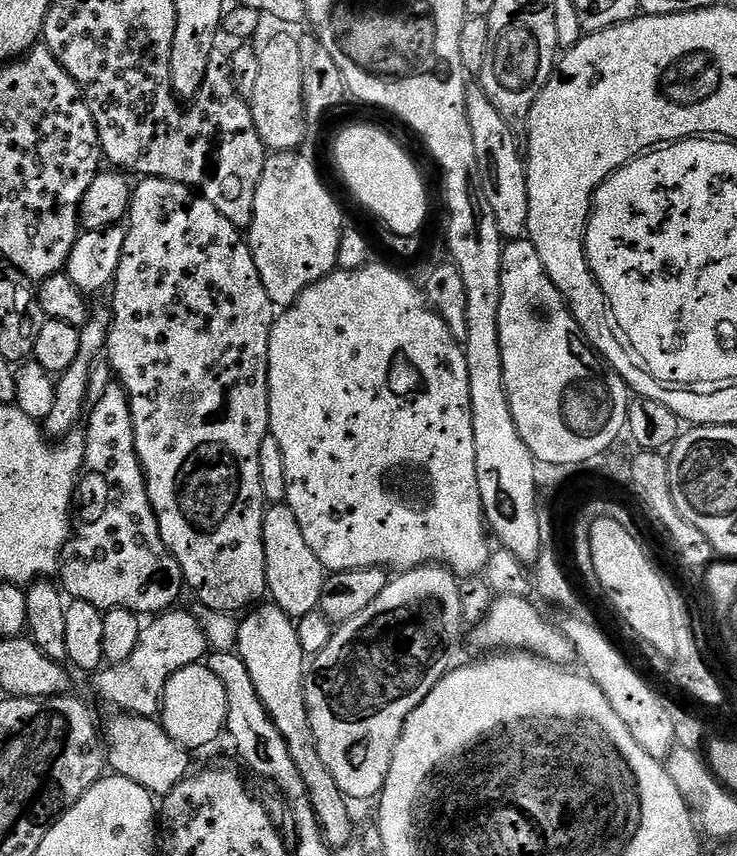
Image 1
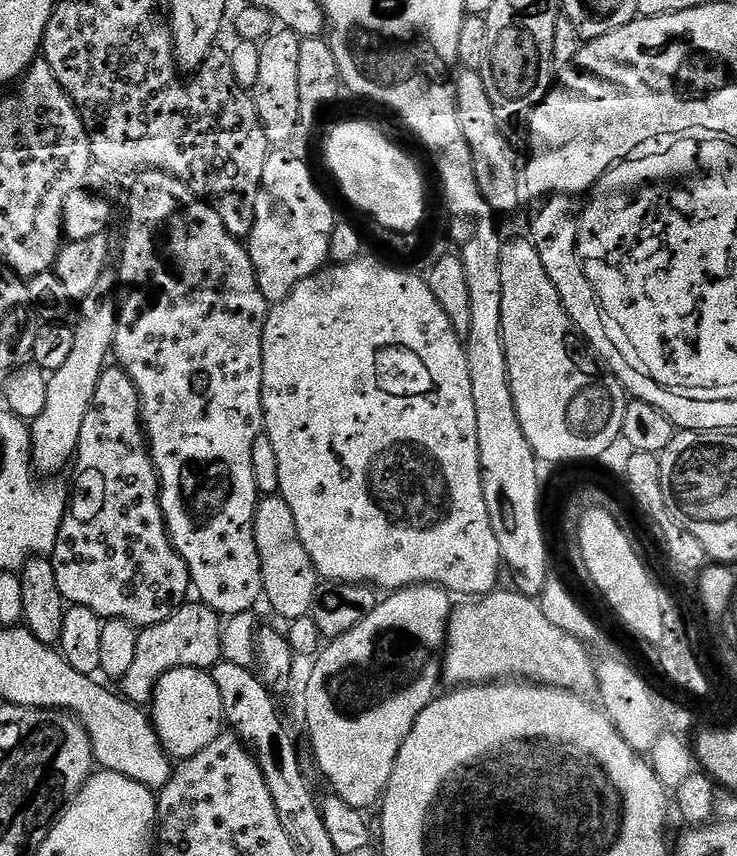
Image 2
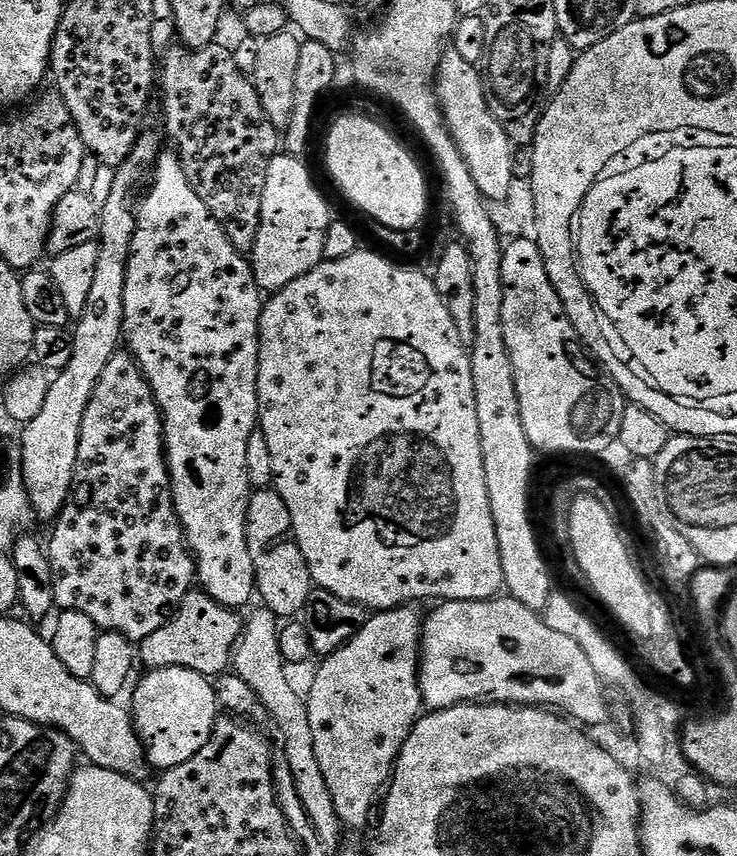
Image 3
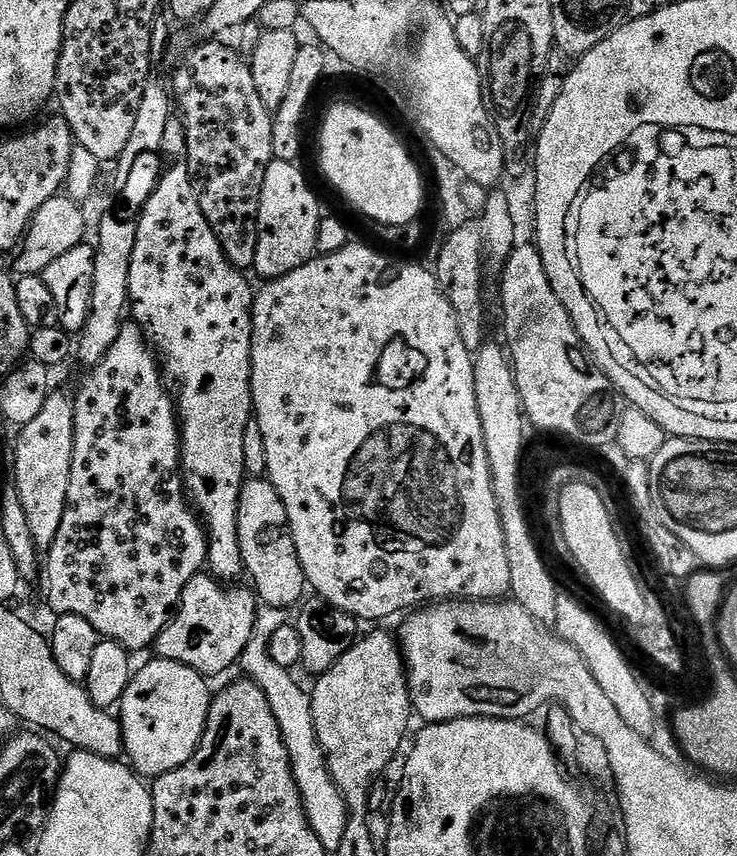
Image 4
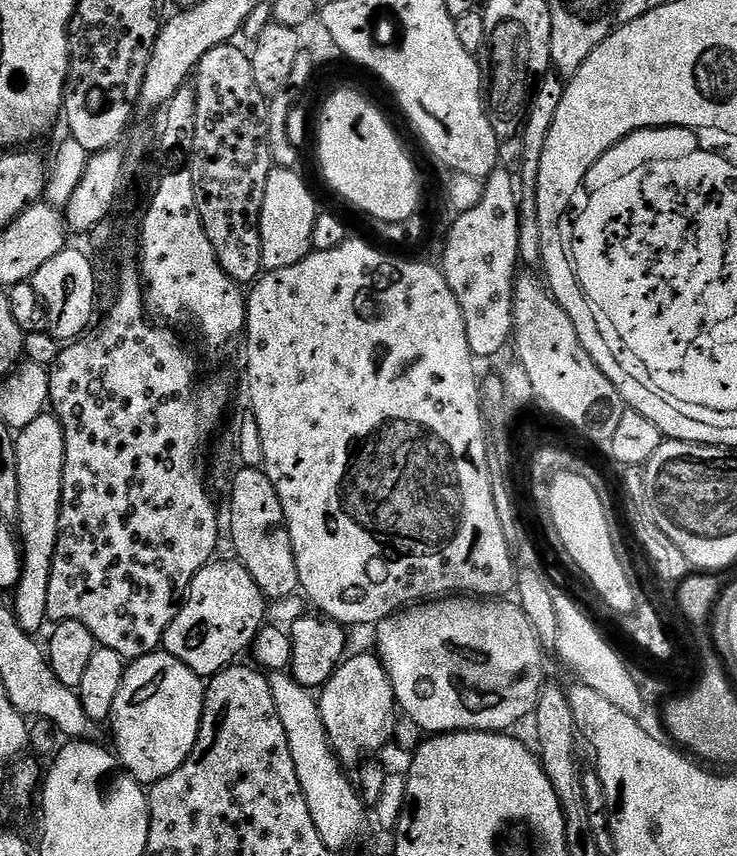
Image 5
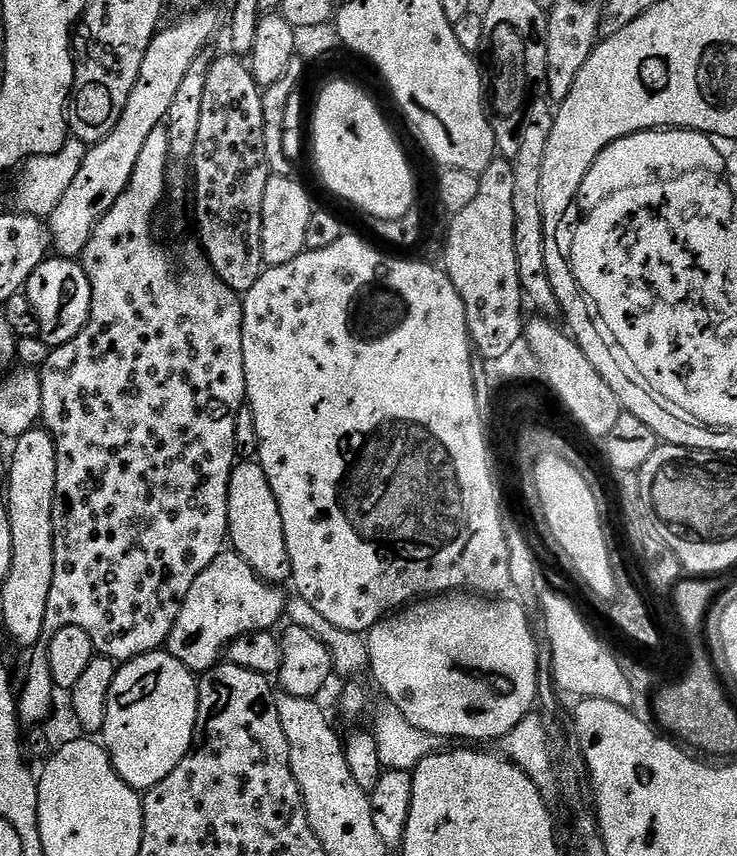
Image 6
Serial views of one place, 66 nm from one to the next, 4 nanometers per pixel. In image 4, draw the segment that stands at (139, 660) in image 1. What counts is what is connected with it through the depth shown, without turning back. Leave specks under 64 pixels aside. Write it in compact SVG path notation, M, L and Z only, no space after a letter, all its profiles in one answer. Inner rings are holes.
M208 574L186 582L172 621L158 634L154 652L159 659L185 664L205 678L220 676L231 664L235 665L252 637L257 597L251 587L225 586Z

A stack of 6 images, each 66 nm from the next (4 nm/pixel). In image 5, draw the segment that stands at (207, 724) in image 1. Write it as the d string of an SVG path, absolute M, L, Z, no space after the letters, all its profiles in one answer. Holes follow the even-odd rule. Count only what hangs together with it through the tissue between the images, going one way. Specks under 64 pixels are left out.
M163 650L131 661L125 667L122 687L118 689L118 698L114 698L110 727L112 727L112 740L116 743L115 755L123 771L132 776L137 784L141 786L157 784L162 778L174 774L174 770L178 770L178 766L186 762L198 738L204 713L205 691L205 681L198 674L194 674L190 666L178 662L178 658Z

